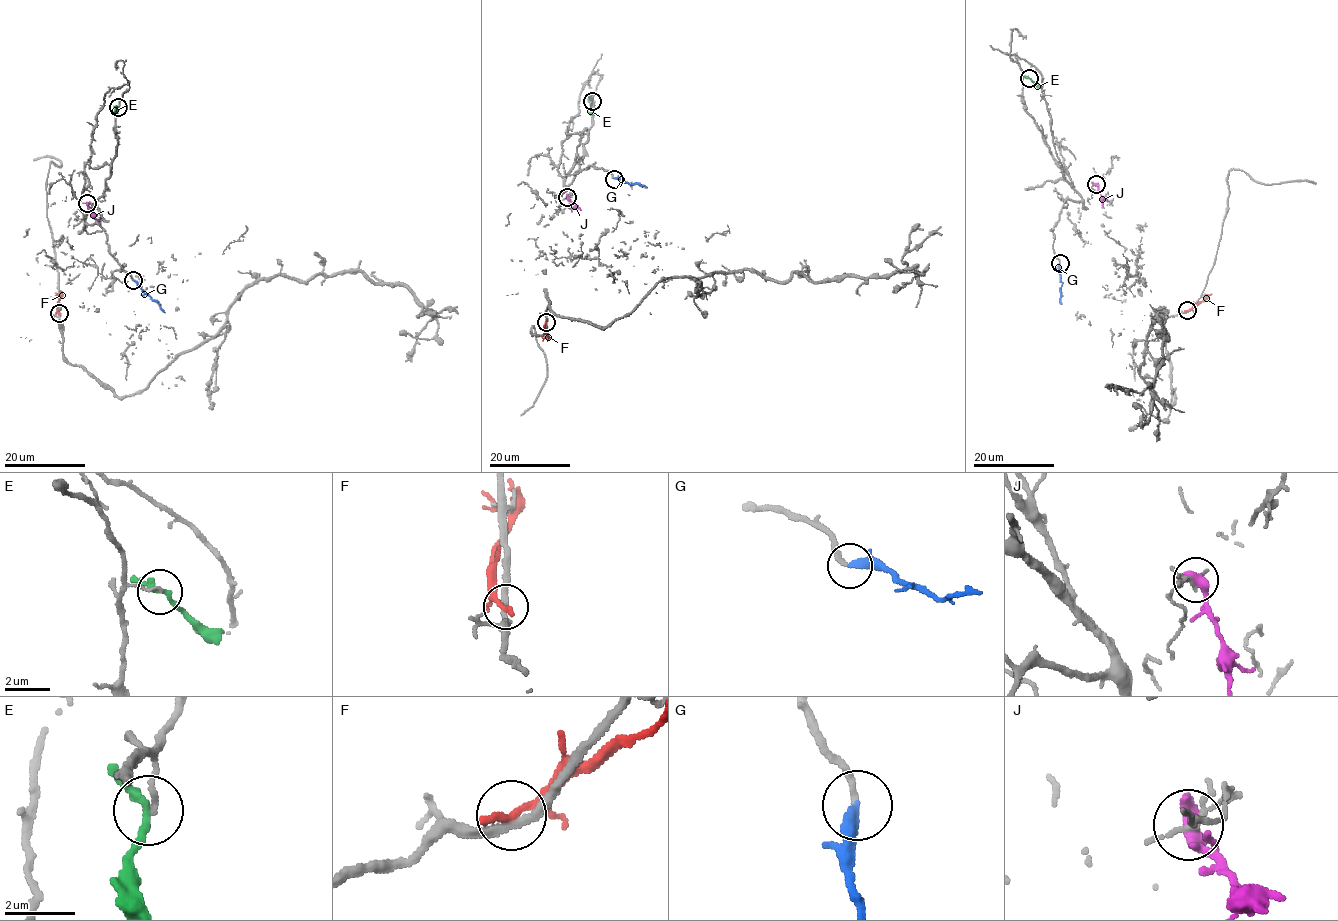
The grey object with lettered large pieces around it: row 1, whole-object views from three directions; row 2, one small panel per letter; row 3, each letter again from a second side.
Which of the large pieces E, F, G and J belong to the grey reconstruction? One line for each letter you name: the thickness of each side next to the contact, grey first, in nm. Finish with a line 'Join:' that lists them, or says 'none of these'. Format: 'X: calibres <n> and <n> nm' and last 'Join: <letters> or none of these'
G: calibres 190 and 280 nm
Join: G

